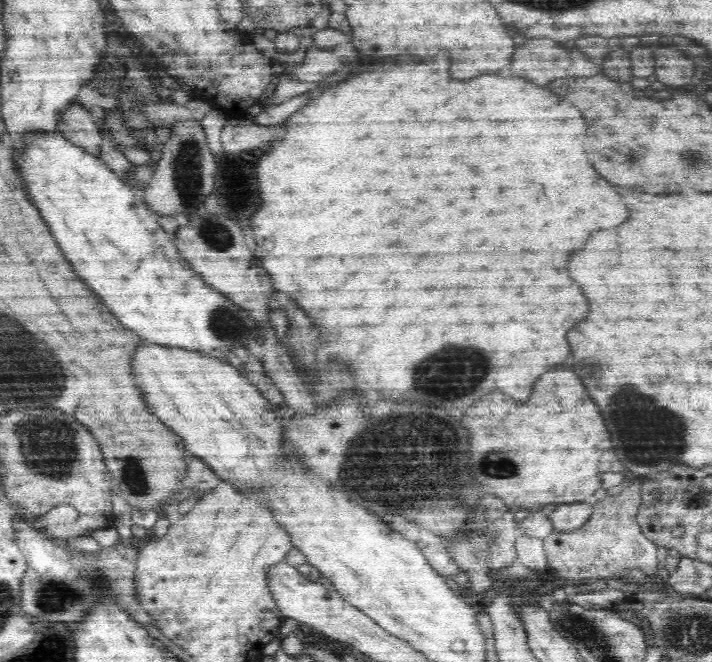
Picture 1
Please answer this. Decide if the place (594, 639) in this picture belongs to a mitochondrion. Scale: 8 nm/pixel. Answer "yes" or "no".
yes

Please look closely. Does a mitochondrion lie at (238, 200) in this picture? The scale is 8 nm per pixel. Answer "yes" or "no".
yes

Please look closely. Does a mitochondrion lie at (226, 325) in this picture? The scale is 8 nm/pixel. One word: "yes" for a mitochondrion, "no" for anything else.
yes

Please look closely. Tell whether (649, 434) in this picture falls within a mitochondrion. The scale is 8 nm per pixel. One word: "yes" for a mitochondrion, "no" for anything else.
yes

